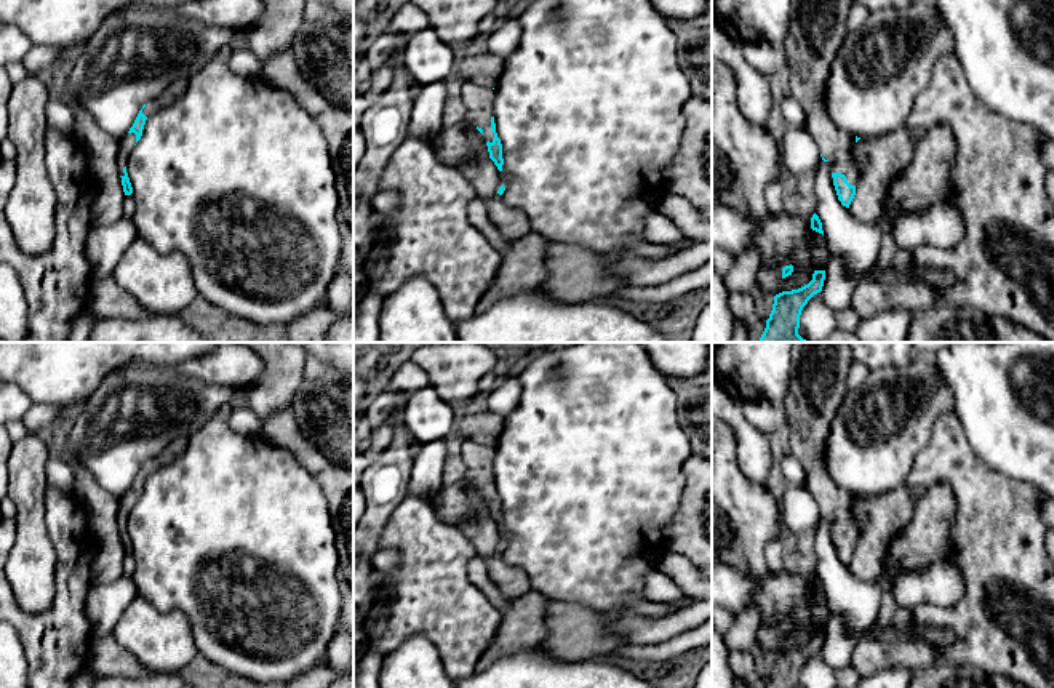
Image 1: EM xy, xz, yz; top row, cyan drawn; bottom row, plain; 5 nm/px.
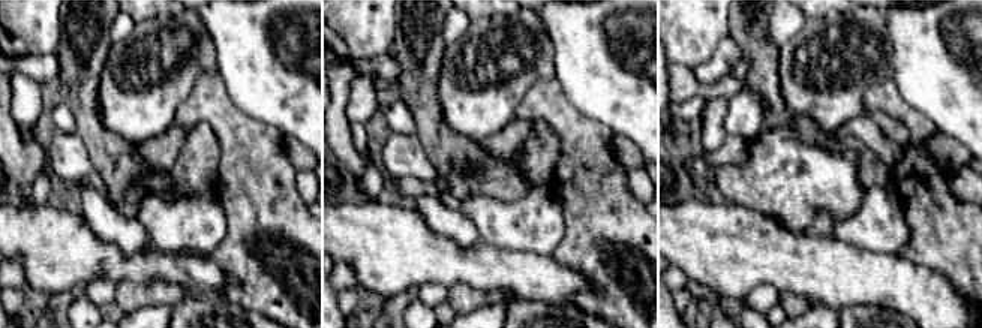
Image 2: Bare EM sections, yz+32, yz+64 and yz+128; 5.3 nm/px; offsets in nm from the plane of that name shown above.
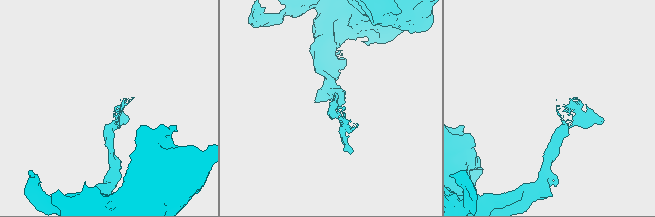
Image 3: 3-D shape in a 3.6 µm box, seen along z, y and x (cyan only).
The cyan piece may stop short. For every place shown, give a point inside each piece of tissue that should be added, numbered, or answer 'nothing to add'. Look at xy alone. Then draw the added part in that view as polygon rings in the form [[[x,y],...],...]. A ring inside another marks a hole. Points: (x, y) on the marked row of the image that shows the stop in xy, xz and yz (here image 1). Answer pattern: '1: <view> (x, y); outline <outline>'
1: xy (127, 143); outline [[[128,133],[120,139],[120,149],[118,149],[118,173],[120,176],[125,176],[123,168],[128,163],[128,155],[133,150],[136,144],[136,134],[134,133]]]

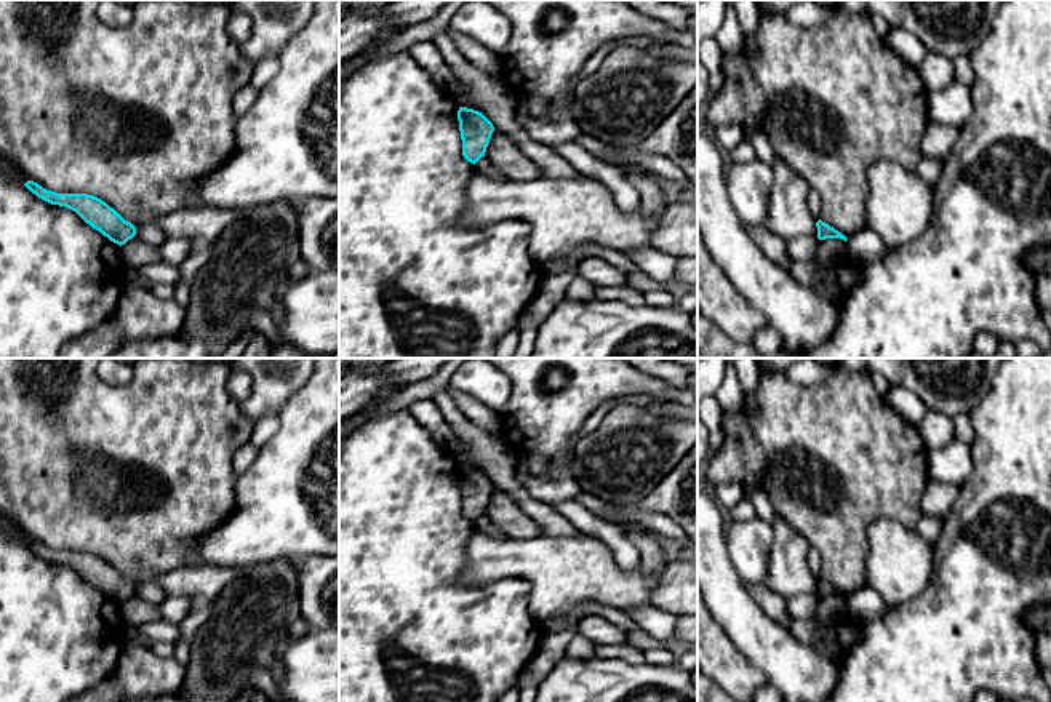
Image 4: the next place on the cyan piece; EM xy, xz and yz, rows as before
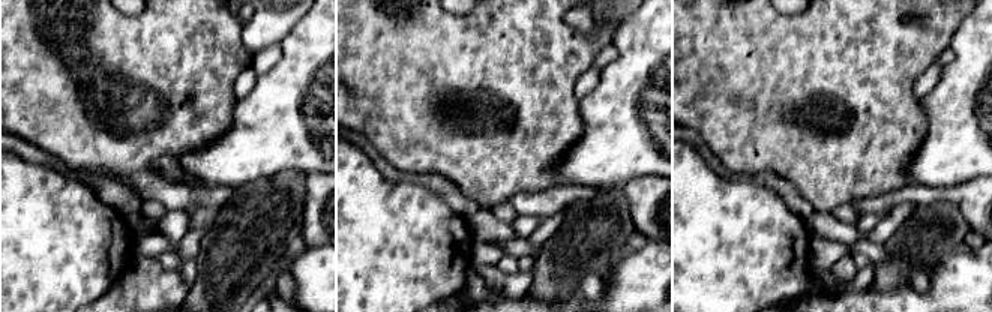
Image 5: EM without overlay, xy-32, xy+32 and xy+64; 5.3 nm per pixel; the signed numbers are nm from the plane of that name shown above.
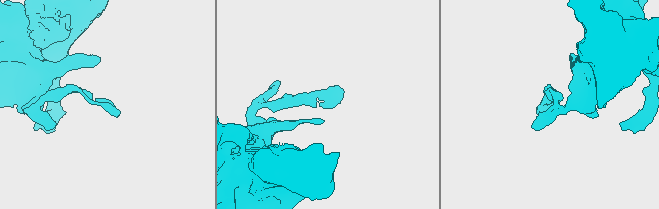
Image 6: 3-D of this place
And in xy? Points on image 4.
nothing to add

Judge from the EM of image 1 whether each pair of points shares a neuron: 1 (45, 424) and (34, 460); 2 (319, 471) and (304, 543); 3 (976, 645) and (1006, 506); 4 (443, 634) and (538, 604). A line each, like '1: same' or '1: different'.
1: different
2: different
3: same
4: different

